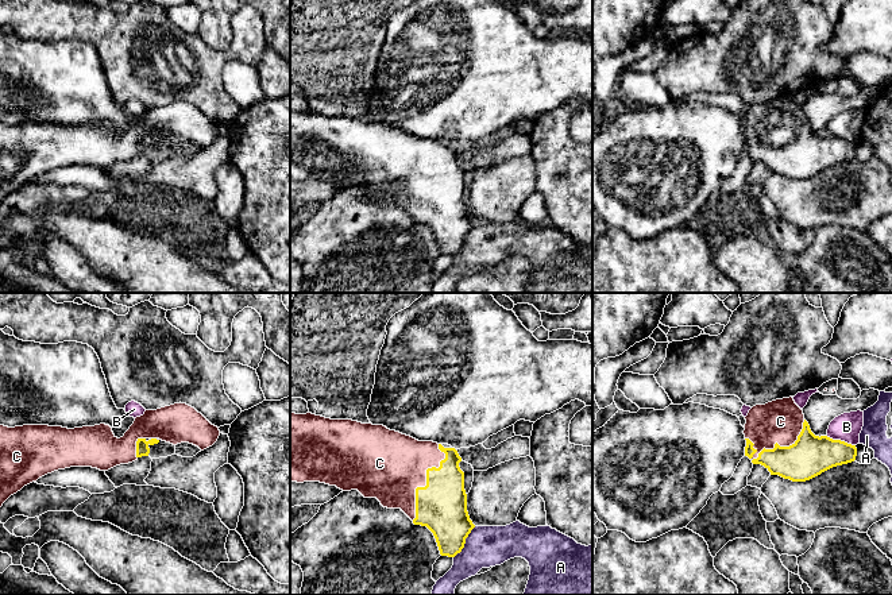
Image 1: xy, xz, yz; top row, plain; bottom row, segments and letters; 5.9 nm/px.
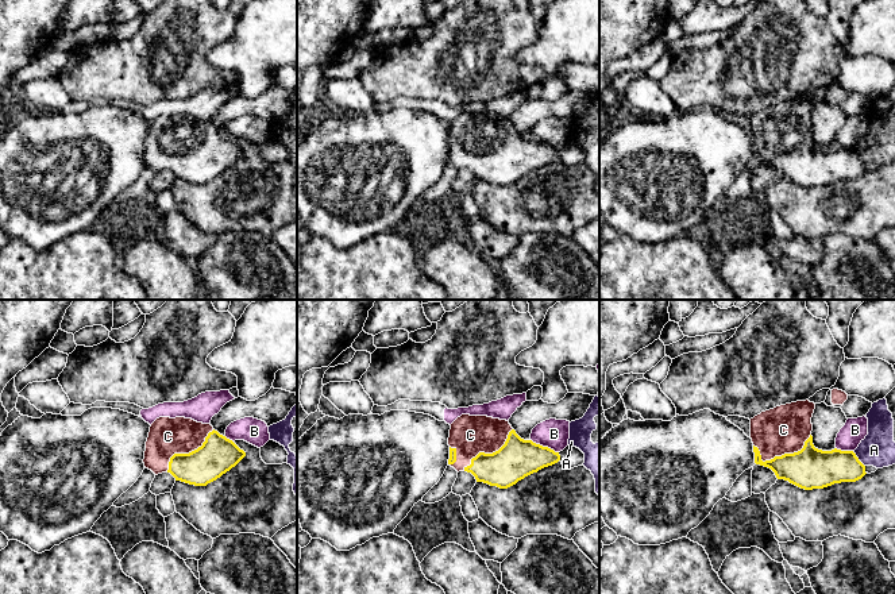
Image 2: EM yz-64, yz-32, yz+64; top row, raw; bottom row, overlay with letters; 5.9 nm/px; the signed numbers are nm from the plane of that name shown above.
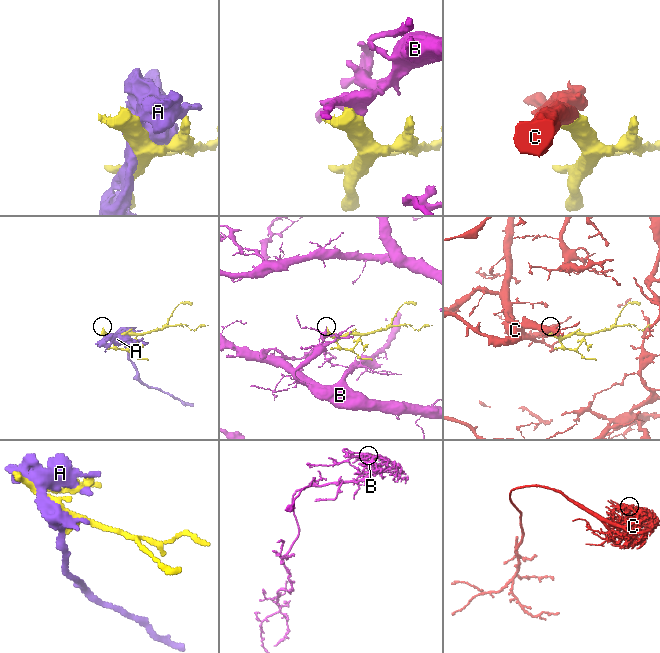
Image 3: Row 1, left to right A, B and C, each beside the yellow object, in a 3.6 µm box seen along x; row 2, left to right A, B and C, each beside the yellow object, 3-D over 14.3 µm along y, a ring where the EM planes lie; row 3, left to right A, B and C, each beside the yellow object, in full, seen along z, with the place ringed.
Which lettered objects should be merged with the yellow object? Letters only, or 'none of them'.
C

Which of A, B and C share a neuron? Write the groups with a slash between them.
A / B / C

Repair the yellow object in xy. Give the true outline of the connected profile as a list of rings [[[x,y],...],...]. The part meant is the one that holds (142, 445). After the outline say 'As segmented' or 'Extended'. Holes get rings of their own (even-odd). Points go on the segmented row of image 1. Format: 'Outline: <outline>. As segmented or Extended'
Outline: [[[174,403],[157,410],[146,410],[136,417],[123,437],[117,438],[105,424],[67,429],[49,425],[23,425],[8,428],[0,425],[0,507],[24,486],[58,470],[70,467],[92,467],[108,471],[120,464],[128,464],[142,456],[148,456],[150,445],[161,440],[173,445],[189,443],[201,451],[212,447],[220,436],[201,413],[186,403]]]. Extended

